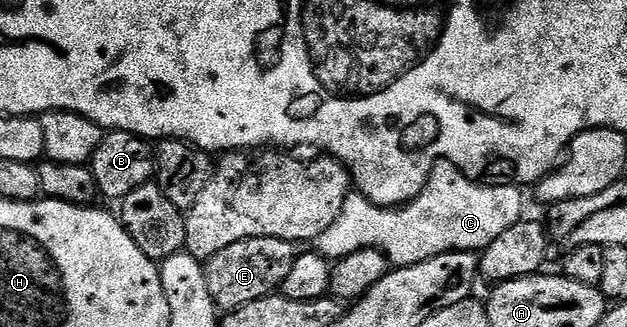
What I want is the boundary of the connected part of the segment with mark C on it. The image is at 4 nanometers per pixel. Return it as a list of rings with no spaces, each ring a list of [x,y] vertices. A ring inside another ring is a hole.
[[[441,159],[433,164],[424,190],[407,205],[376,205],[359,191],[349,192],[339,215],[315,238],[314,249],[329,259],[348,255],[350,251],[358,249],[380,249],[396,267],[429,261],[432,257],[452,253],[456,249],[483,251],[490,243],[494,243],[494,239],[498,239],[498,235],[502,235],[502,231],[506,231],[506,227],[514,227],[514,223],[525,216],[524,197],[519,192],[523,193],[512,183],[481,183],[469,177],[459,164]]]

